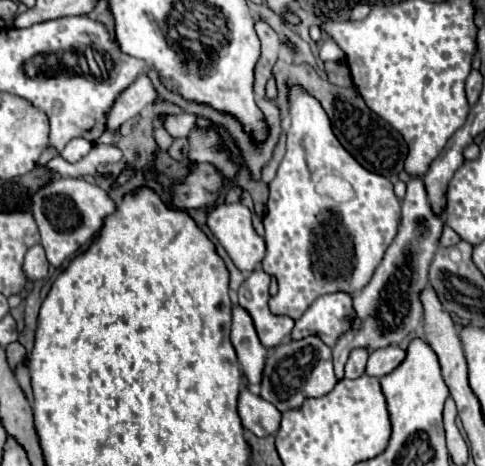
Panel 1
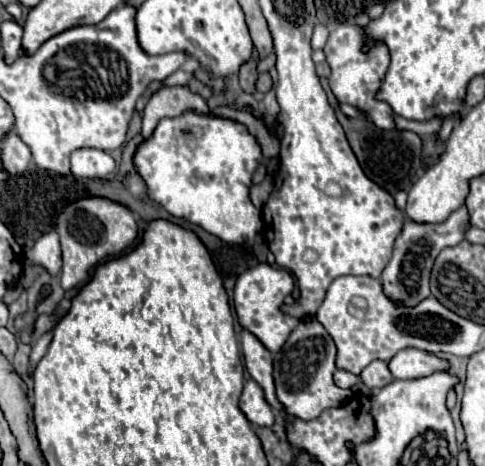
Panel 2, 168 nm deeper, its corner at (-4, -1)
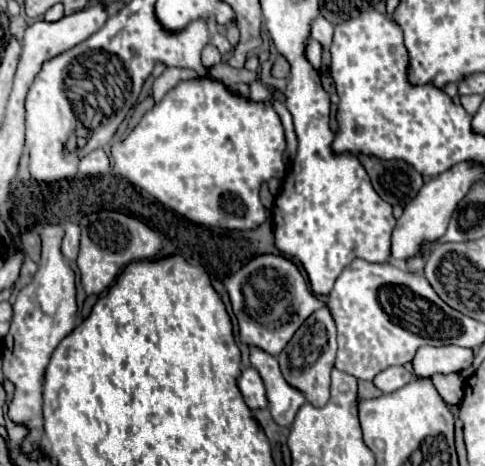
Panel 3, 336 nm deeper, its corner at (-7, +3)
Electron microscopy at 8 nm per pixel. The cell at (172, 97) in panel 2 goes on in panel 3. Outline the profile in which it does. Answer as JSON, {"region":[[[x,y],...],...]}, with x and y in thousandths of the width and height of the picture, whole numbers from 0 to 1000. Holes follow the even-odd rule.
{"region":[[[363,144],[338,148],[338,157],[318,174],[318,217],[330,221],[338,212],[338,204],[351,191],[359,191],[367,178],[396,174],[396,170],[408,170],[408,157],[396,148],[363,148]]]}

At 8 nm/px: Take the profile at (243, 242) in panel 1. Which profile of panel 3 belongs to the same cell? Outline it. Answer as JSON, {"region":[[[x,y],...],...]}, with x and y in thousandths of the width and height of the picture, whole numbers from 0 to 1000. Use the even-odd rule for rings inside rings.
{"region":[[[412,165],[371,178],[334,221],[318,225],[252,307],[231,311],[231,337],[239,376],[297,406],[375,466],[458,491],[528,491],[553,470],[553,453],[532,423],[536,393],[586,376],[586,320],[586,273],[553,221],[507,217],[478,204],[454,174]]]}

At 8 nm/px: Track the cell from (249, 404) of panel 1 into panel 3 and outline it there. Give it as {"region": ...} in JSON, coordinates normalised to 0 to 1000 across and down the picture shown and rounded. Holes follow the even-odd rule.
{"region":[[[503,792],[495,813],[491,813],[491,830],[503,848],[507,869],[524,882],[524,878],[548,878],[553,873],[553,856],[548,856],[548,839],[544,839],[544,822],[532,805],[528,792]]]}

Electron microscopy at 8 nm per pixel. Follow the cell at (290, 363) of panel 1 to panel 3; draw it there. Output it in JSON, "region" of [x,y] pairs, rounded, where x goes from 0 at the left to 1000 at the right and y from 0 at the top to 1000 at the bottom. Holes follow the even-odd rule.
{"region":[[[664,659],[619,697],[619,706],[606,715],[606,723],[573,762],[573,779],[598,830],[614,835],[631,852],[631,861],[643,865],[647,873],[668,873],[680,856],[680,796],[689,788],[689,766],[693,766],[693,702],[676,659]]]}

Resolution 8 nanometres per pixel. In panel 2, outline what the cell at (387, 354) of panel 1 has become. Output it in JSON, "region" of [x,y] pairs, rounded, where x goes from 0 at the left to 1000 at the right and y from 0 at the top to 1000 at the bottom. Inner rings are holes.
{"region":[[[831,749],[806,775],[802,792],[814,813],[864,813],[901,796],[922,796],[926,775],[864,749]]]}

